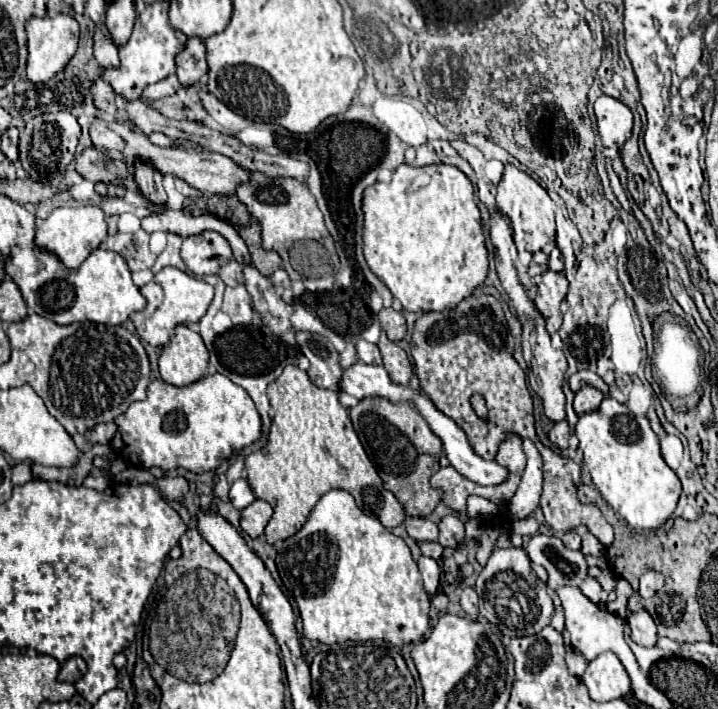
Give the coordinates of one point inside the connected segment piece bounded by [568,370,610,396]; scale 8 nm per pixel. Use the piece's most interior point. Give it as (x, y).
(583, 377)

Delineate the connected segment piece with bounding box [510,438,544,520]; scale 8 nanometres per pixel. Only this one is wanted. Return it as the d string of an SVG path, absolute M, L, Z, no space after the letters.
M524 440L524 452L528 456L526 470L522 474L522 482L516 490L516 494L510 500L510 518L526 518L538 508L538 500L542 494L542 456L536 450L532 440Z

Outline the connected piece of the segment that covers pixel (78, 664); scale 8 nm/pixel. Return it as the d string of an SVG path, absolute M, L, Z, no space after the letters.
M74 656L70 660L66 660L60 668L60 674L58 674L58 680L60 682L70 682L74 684L76 680L80 680L86 672L86 662L80 658L80 656Z

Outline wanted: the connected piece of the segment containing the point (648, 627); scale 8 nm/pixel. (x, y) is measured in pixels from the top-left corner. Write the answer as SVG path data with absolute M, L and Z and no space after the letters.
M642 610L642 612L634 612L628 618L628 624L632 628L632 640L640 646L654 646L658 642L658 630L656 630L656 622L654 618Z

